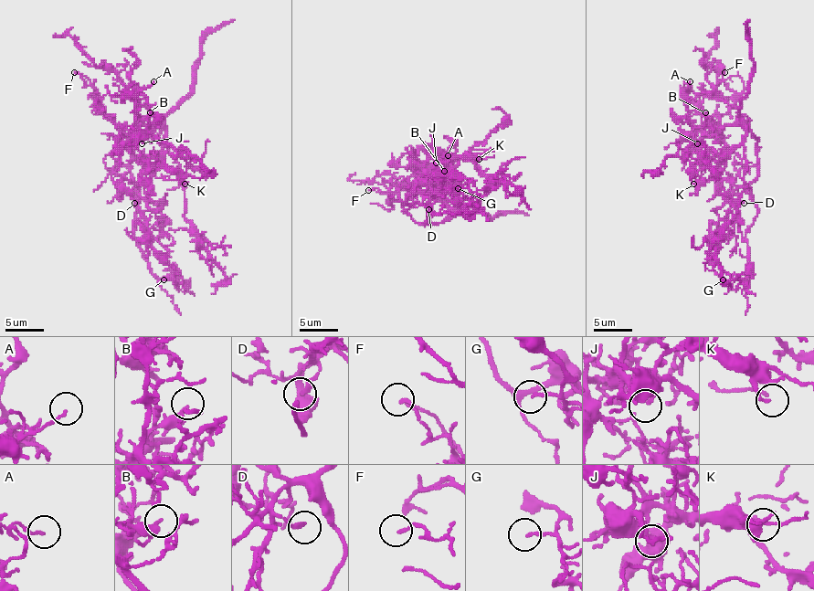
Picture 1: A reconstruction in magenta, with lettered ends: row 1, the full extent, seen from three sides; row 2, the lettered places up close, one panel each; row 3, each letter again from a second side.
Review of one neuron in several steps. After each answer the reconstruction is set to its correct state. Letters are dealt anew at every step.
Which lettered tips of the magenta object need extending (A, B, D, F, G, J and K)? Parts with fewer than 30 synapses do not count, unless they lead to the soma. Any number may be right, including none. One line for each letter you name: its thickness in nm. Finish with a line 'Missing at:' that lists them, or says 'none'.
Missing at: none

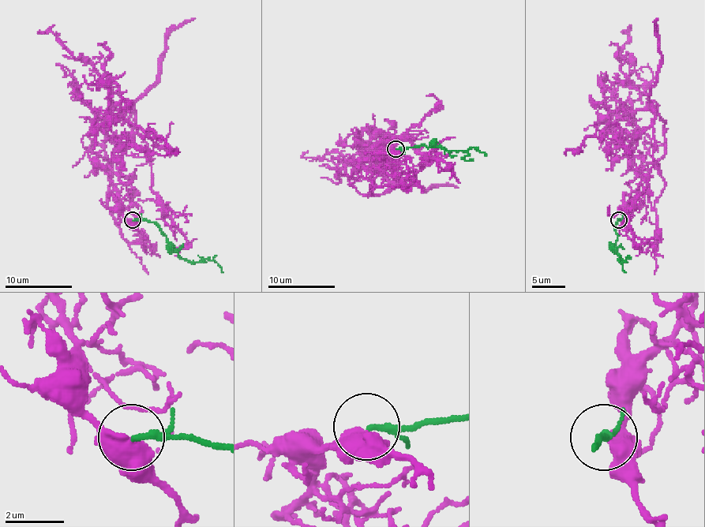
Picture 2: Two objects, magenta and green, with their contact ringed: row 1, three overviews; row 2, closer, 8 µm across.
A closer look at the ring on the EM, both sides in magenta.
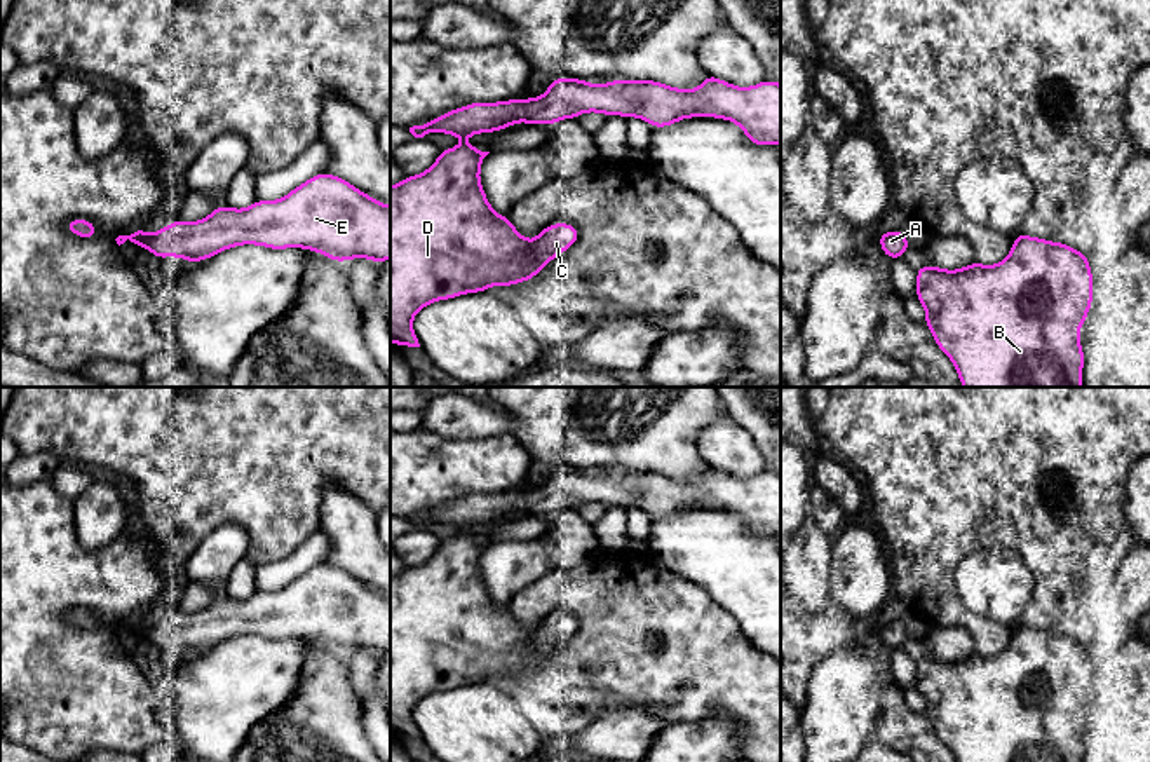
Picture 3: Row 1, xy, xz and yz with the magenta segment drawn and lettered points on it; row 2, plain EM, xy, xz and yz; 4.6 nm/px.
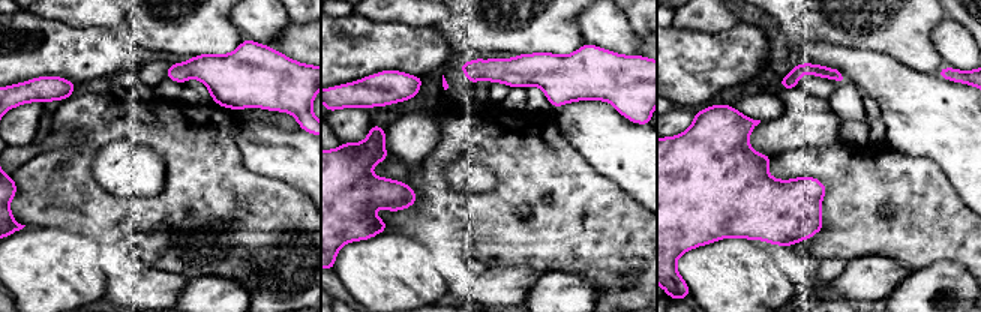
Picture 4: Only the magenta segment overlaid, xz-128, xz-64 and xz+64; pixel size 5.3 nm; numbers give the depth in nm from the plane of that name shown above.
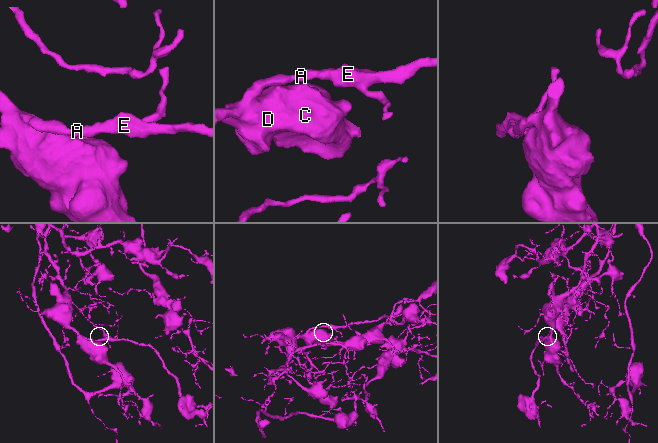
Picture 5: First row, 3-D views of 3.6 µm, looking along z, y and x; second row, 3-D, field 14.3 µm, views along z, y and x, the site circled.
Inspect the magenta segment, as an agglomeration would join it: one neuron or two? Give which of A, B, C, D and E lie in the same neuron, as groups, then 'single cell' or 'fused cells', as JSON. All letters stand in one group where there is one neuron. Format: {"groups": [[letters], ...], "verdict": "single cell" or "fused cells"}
{"groups": [["A", "B", "C", "D", "E"]], "verdict": "single cell"}

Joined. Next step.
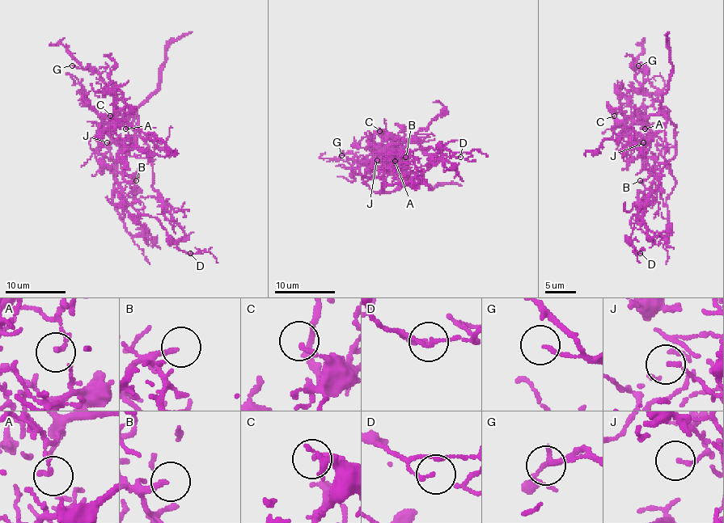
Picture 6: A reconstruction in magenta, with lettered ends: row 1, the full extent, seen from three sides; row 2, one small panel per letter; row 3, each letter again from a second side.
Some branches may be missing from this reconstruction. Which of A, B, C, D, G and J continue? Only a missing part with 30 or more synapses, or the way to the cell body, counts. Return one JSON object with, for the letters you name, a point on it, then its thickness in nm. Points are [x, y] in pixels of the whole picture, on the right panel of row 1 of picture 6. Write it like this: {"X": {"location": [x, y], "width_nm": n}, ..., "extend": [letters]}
{"B": {"location": [640, 180], "width_nm": 190}, "extend": ["B"]}

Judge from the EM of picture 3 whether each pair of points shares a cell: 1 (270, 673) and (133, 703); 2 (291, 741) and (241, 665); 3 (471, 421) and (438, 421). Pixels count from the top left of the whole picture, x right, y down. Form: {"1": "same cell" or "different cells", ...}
{"1": "different cells", "2": "different cells", "3": "same cell"}

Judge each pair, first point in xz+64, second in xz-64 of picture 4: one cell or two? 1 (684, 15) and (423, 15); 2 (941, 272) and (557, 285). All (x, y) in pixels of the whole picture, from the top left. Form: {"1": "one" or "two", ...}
{"1": "one", "2": "one"}

